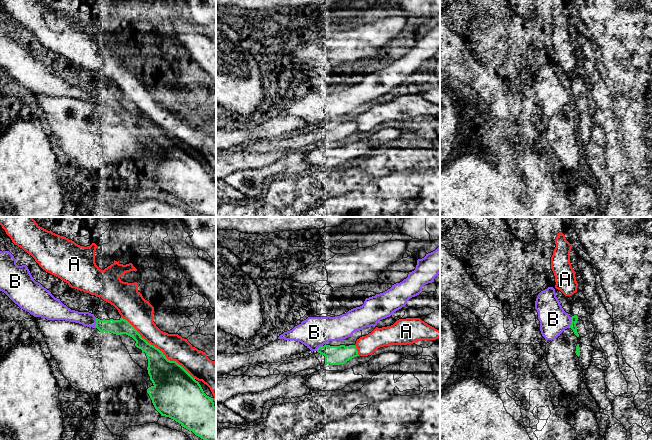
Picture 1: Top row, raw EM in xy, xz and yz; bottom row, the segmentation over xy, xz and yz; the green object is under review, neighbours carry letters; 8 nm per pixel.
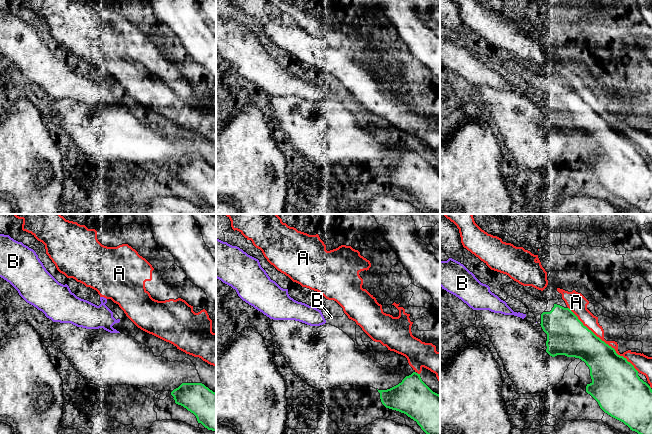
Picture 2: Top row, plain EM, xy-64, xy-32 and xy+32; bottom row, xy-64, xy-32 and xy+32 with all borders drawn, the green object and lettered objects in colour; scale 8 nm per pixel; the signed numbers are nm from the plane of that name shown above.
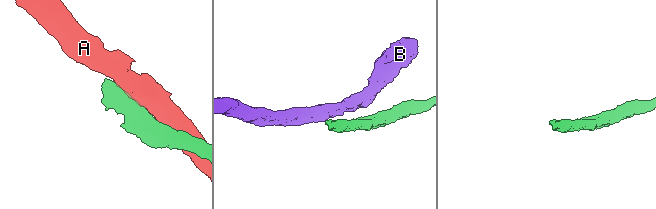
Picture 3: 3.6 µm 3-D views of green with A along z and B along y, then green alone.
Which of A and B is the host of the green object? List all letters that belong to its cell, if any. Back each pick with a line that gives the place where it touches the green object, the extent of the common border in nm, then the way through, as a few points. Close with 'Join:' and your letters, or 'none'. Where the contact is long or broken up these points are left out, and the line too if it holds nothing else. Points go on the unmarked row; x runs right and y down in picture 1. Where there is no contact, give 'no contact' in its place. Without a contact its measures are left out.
Join: none

